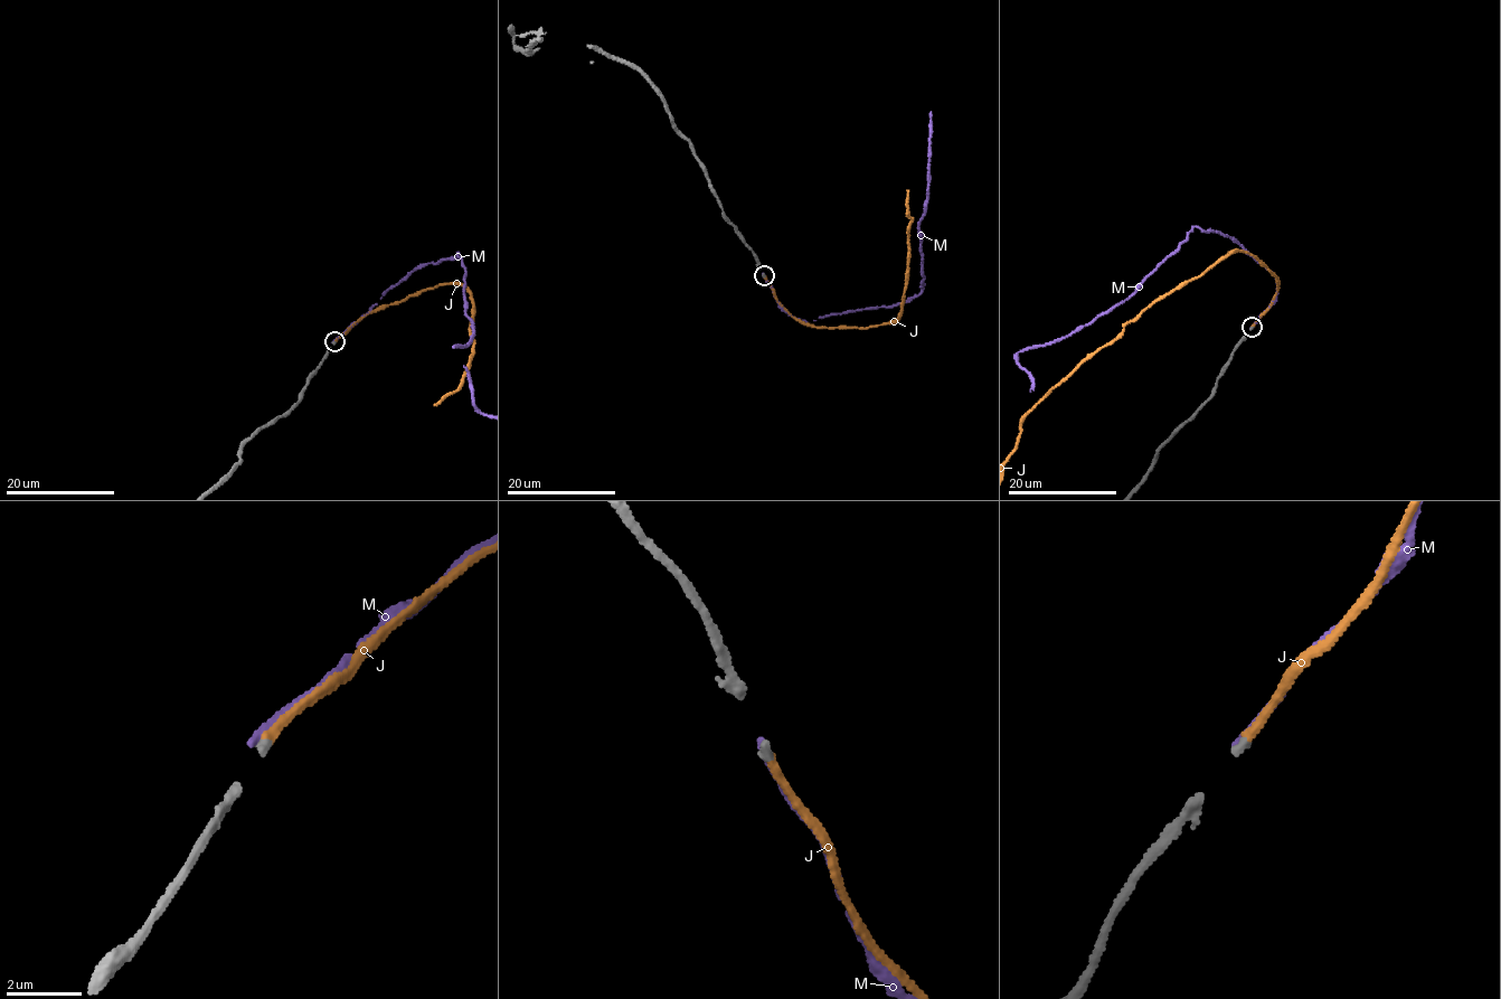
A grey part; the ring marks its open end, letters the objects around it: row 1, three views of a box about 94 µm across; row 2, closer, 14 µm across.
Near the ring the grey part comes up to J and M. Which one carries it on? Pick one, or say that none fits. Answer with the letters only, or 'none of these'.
J

